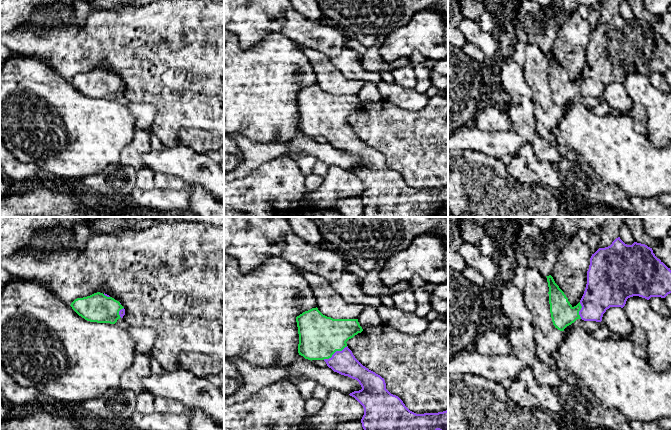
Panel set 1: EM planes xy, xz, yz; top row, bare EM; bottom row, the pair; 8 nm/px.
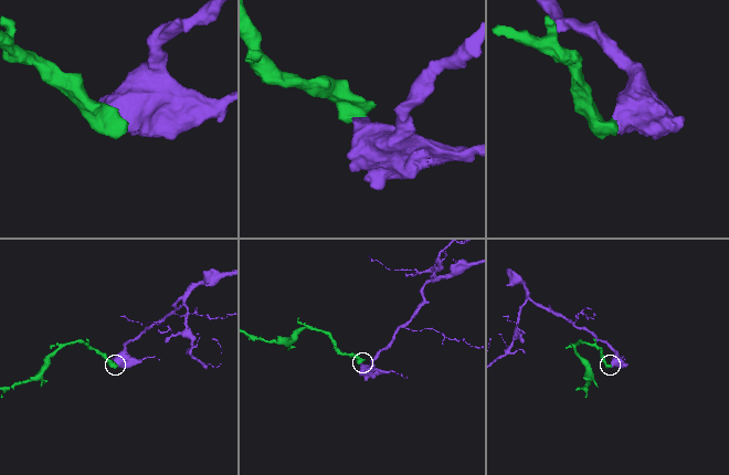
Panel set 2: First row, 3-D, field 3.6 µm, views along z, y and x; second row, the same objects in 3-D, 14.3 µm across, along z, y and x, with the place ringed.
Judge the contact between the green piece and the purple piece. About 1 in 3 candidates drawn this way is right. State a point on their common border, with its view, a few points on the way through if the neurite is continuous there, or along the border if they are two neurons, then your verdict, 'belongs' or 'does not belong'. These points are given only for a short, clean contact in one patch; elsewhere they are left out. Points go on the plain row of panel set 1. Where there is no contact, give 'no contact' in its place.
xz (335, 127) | across xz (320, 113), (335, 127), (343, 138) | belongs

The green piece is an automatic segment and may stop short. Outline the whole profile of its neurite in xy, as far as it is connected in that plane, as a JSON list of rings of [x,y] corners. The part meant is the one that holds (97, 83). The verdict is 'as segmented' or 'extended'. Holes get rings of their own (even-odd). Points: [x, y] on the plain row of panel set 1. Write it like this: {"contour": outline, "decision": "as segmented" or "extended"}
{"contour": [[[100,68],[77,74],[70,82],[79,92],[90,98],[115,100],[125,91],[125,85],[119,77]]], "decision": "extended"}

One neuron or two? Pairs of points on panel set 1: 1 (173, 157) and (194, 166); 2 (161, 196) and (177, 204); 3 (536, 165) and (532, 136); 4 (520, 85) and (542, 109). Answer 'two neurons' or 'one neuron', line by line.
1: one neuron
2: one neuron
3: two neurons
4: two neurons

